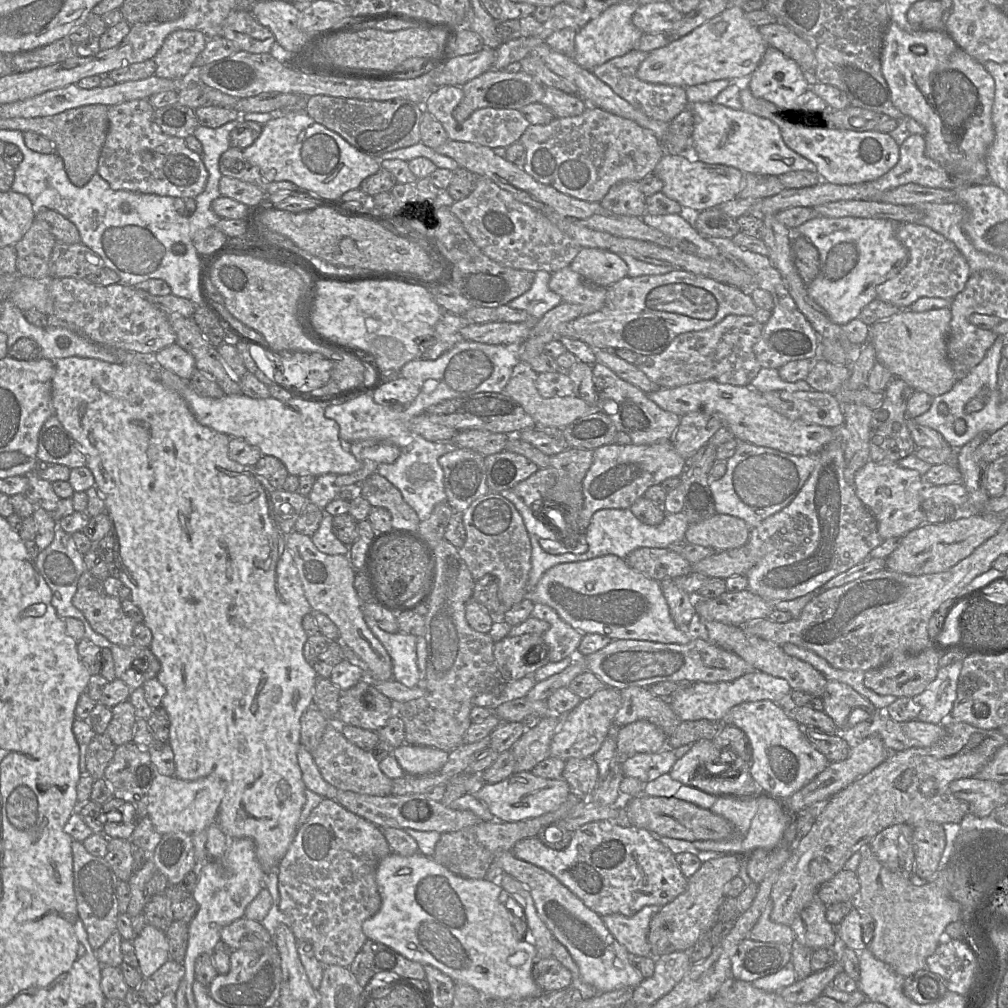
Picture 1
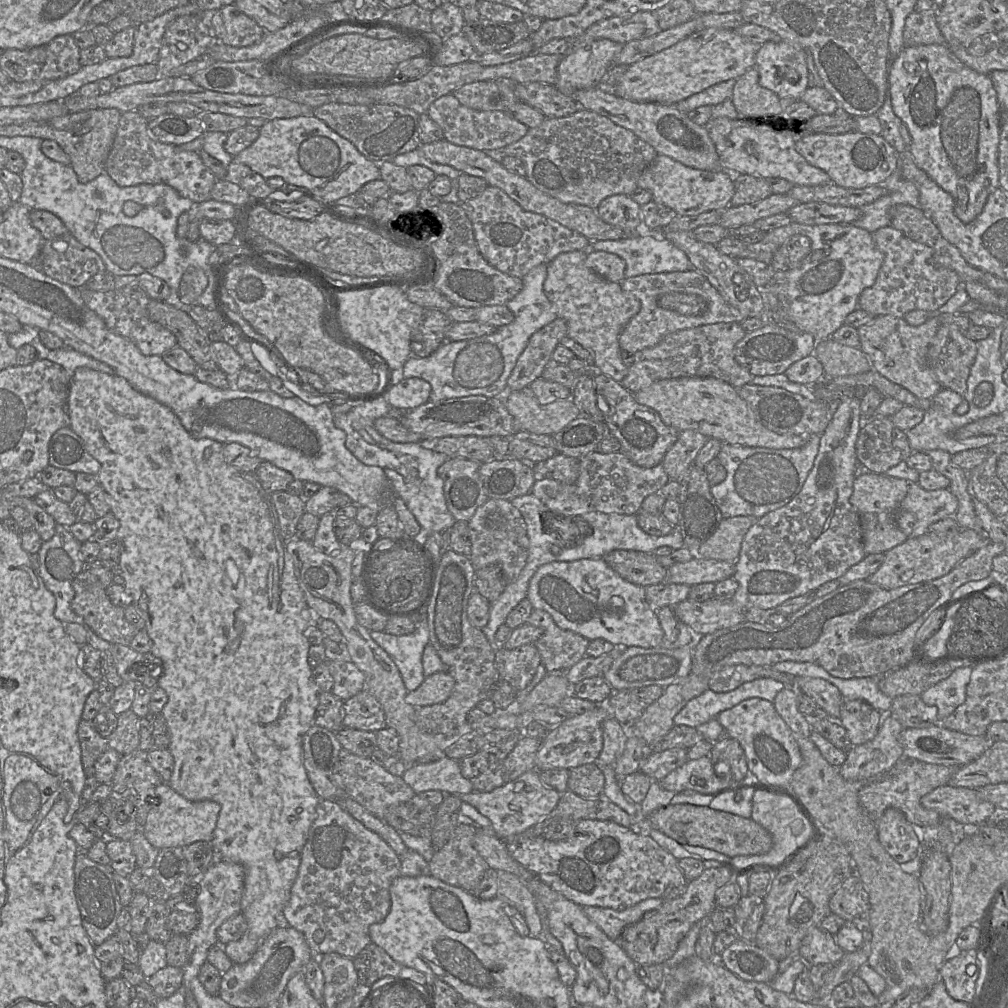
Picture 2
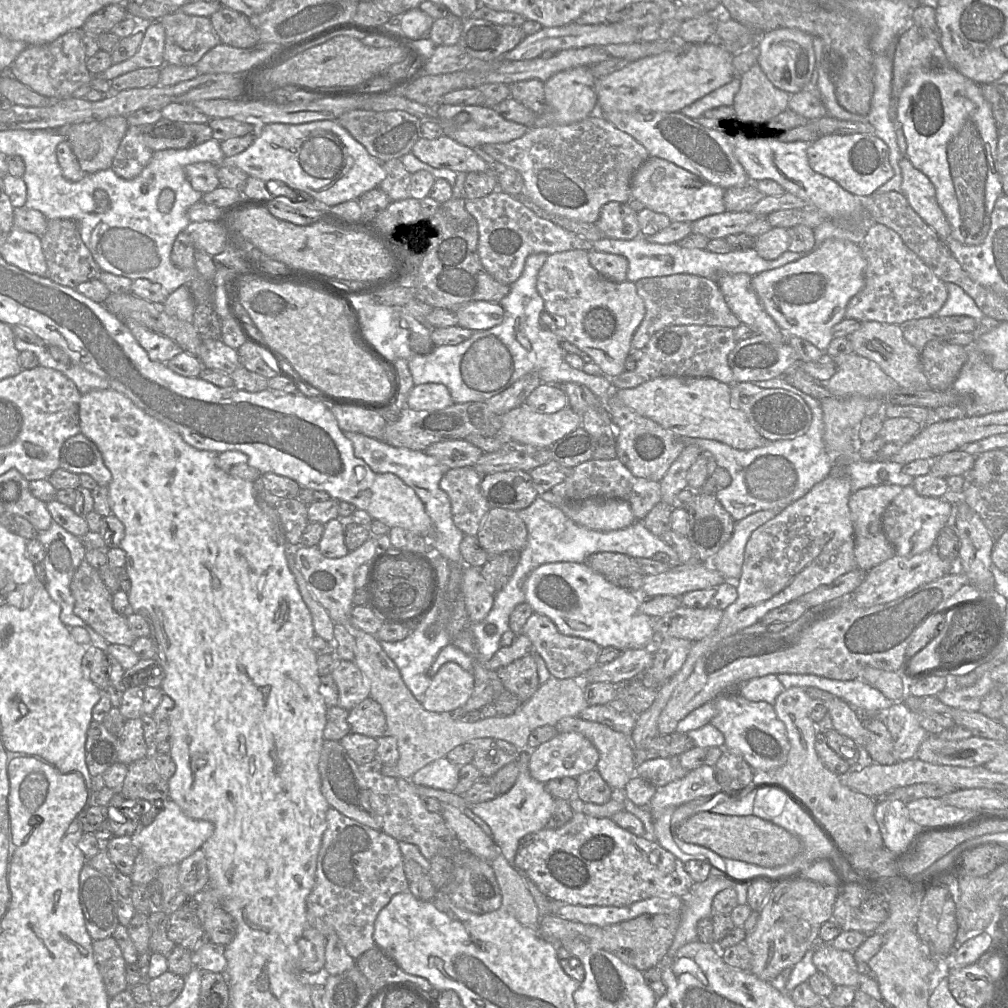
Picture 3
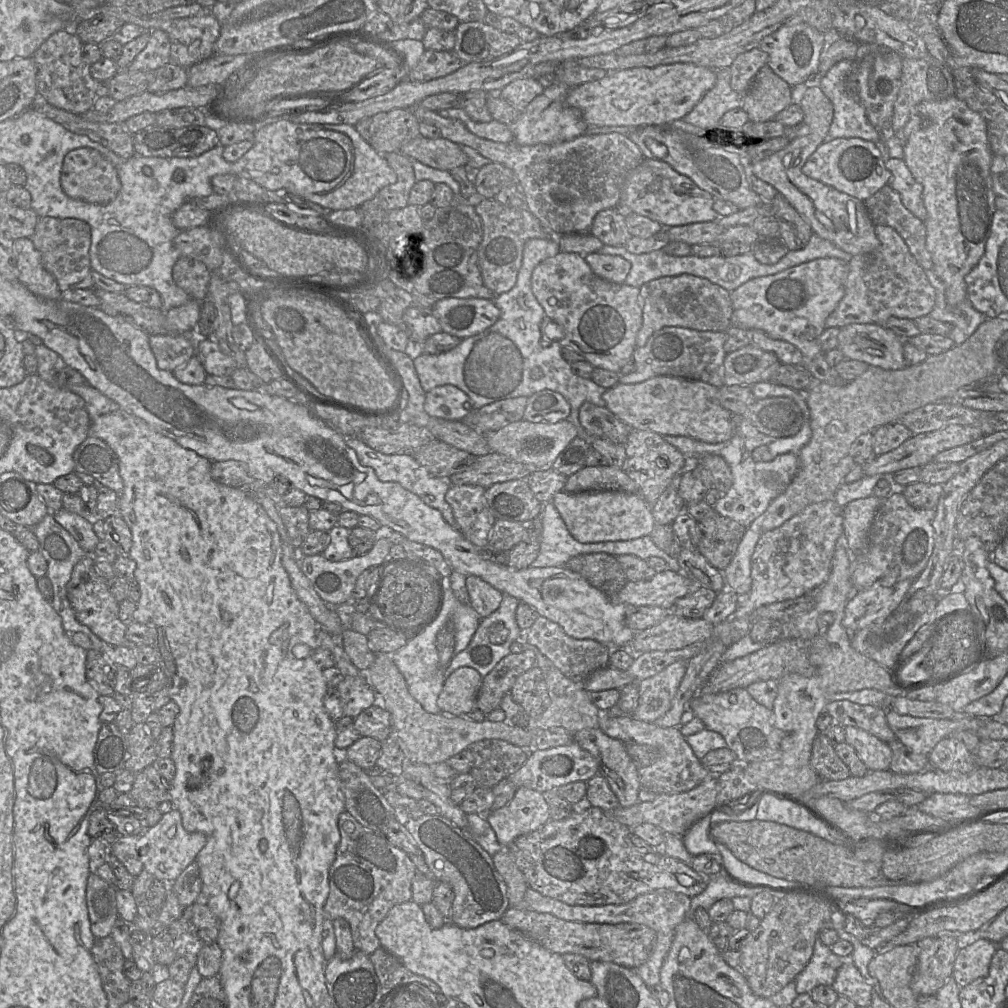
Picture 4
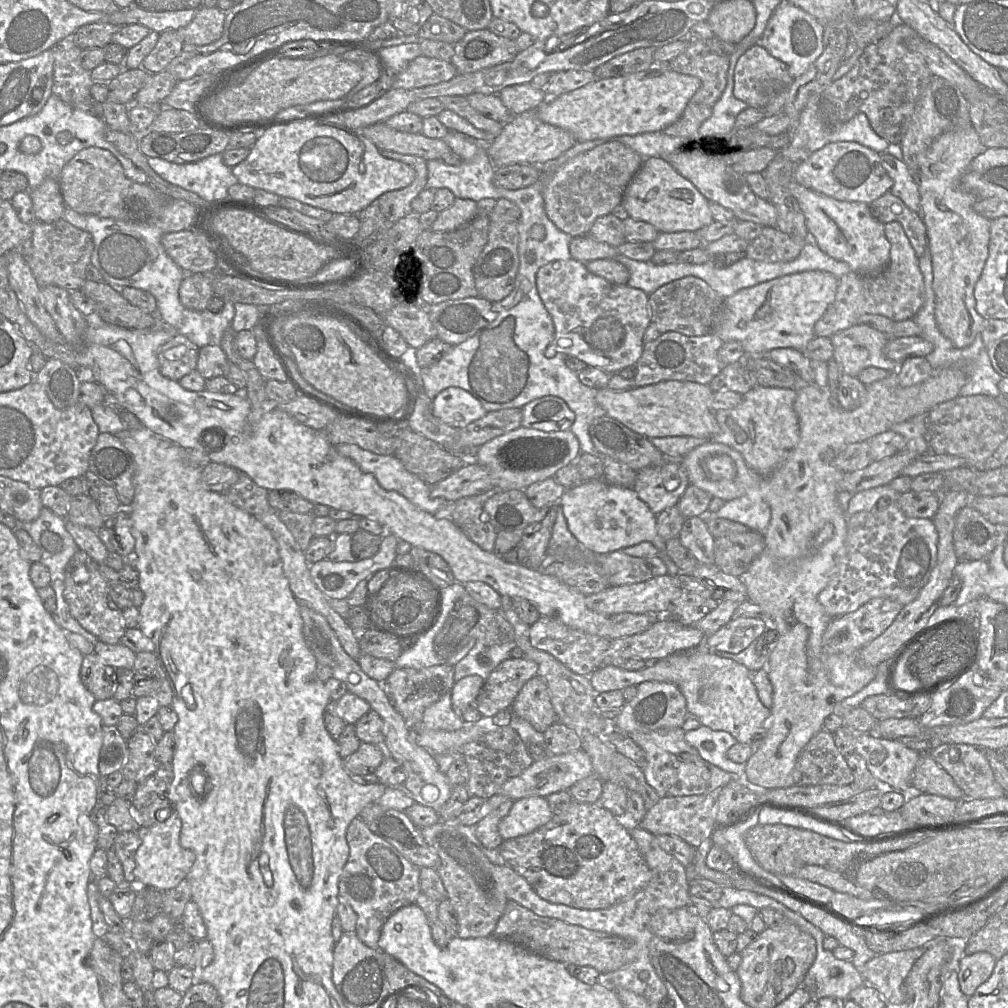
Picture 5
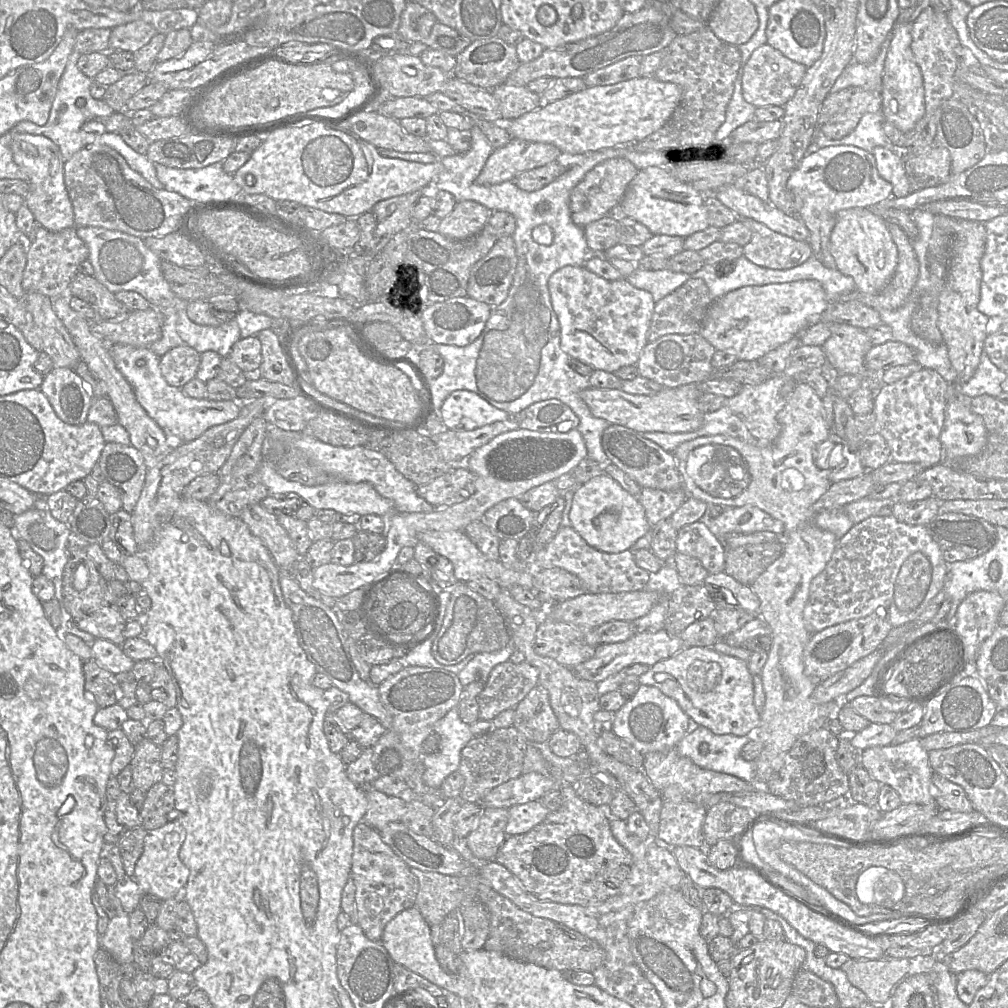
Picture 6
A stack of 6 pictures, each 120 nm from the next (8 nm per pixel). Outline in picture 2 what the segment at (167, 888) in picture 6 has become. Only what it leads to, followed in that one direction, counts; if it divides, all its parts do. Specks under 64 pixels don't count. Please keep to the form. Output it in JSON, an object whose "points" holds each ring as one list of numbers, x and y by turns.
{"points":[[167,782,156,788,159,797,158,805,149,810,146,823,142,828,147,840,157,849,168,847,185,847,197,841,211,842,218,820,221,806,212,800,190,801,175,790]]}

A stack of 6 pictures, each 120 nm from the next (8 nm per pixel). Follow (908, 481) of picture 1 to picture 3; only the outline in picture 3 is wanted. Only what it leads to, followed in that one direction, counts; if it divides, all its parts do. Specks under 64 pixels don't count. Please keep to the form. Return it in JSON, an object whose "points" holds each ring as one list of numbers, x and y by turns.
{"points":[[880,484,859,489,850,496,849,507,854,528,854,557,858,568,865,572,869,572,895,555,895,549,882,528,882,514,902,489,903,487,899,485]]}

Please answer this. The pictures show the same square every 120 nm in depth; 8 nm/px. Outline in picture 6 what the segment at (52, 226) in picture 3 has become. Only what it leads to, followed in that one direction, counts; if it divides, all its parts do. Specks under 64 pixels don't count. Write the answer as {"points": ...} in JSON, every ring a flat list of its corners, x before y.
{"points":[[35,225,35,239,27,243,27,246,27,261,22,277,23,290,26,293,40,293,51,299,68,295,71,281,79,273,79,265,89,256,88,246,78,236,76,227,51,231]]}

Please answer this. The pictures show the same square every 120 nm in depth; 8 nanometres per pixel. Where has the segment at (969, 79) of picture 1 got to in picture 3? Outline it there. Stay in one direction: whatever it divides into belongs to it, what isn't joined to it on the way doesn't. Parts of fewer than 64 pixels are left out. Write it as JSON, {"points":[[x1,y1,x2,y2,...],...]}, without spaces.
{"points":[[953,67,942,73,917,72,896,99,895,118,900,122,906,139,905,157,934,185,937,202,951,227,951,236,965,245,981,244,988,234,991,213,1003,189,995,167,997,127,991,105,982,95,980,85]]}

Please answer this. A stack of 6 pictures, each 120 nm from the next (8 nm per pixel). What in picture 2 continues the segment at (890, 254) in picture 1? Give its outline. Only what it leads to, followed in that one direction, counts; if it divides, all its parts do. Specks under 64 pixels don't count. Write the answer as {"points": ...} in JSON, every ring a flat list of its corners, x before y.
{"points":[[791,222,788,225,785,225,785,226,779,227,775,230,766,232,764,237,760,241,753,243,752,245,748,245,749,251,752,251,752,252,763,251,763,252,774,253,780,246,784,245,787,242,787,240,794,235,805,235,811,240,810,253,799,265,793,265,790,269,788,269,786,271,774,271,774,276,773,276,773,279,771,280,771,283,769,284,768,287,766,287,763,290,771,291,777,297,777,299,781,303,782,310,790,317,790,319,794,322,794,324,800,330,812,334,816,339,816,345,817,345,818,341,831,338,833,333,844,324,844,321,845,321,845,318,847,317,847,315,850,314,852,311,854,311,858,307,858,298,859,298,859,295,861,294,861,292,864,289,871,287,876,281,877,275,878,275,879,270,882,266,883,254,876,247,876,245,873,241,873,238,872,238,872,233,868,232,865,229,856,227,852,224,841,224,841,223,806,225,806,224,799,224,799,223]]}

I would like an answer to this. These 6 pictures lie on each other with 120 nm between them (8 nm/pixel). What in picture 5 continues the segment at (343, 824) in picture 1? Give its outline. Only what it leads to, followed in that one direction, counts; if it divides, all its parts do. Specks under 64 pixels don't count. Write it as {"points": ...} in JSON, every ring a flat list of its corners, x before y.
{"points":[[354,818,346,831,349,857,339,878,339,900,346,901,357,914,355,933,369,948,379,949,381,929,398,909,414,904,420,891,420,868,413,865,392,845]]}

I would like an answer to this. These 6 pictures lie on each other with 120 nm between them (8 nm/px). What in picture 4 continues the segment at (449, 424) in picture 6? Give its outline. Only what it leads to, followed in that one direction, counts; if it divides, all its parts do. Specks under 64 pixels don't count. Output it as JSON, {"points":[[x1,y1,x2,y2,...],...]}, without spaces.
{"points":[[442,385,426,392,425,411,451,421,461,421,473,409,469,396,454,385]]}

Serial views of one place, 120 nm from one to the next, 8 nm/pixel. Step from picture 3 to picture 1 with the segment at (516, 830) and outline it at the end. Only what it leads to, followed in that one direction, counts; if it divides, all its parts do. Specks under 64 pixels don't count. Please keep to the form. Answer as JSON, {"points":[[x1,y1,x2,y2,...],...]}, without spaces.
{"points":[[523,771,515,772,498,783,484,783,476,798,488,807,494,820,511,823,536,818,556,810,570,793,572,789,564,778,547,779,538,777,531,771]]}

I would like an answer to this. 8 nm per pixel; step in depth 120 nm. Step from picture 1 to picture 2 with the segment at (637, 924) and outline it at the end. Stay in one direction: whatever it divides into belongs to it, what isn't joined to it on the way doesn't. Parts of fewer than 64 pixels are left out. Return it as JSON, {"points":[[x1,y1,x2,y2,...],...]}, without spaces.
{"points":[[649,898,625,909,611,909,598,906,584,906,583,911,611,939,620,939,624,930,659,909,662,898]]}

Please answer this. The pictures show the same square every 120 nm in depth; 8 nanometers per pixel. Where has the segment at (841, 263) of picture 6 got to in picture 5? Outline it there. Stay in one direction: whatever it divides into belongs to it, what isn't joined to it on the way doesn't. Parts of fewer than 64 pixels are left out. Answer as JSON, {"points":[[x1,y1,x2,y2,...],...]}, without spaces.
{"points":[[793,180,790,191,797,200,806,221,810,239,828,256,845,262,851,271,864,276,873,276,881,273,890,259,890,243,884,233,884,224,878,221,871,213,868,204,862,202,840,201,832,197,817,193]]}

